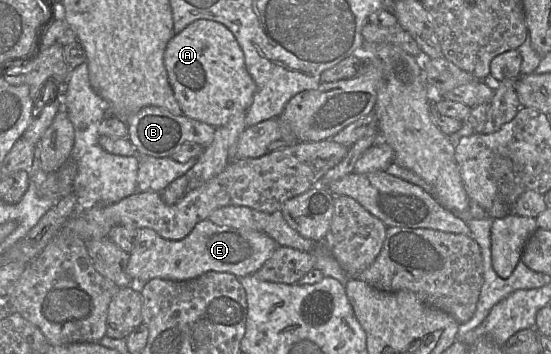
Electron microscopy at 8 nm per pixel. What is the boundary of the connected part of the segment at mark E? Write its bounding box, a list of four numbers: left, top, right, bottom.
[126,220,278,287]

